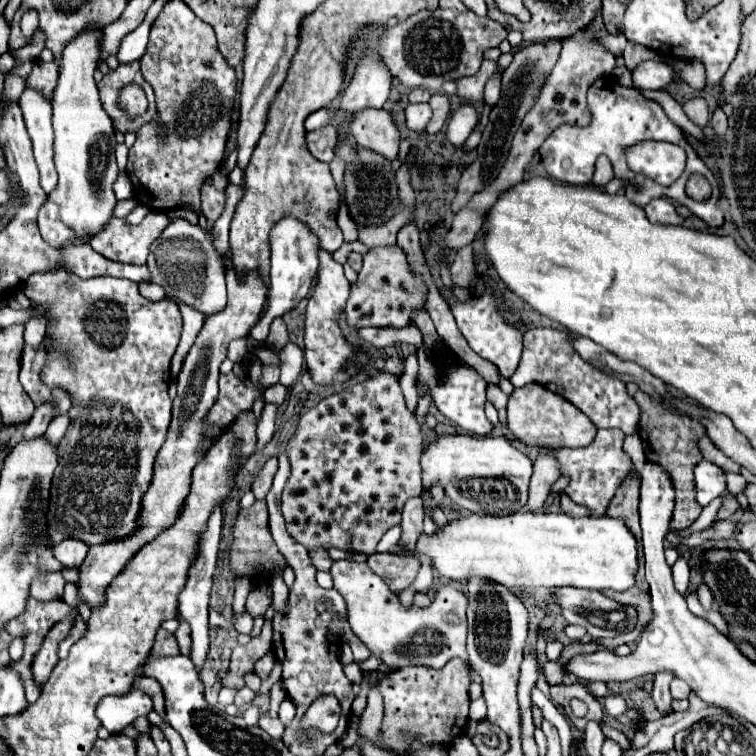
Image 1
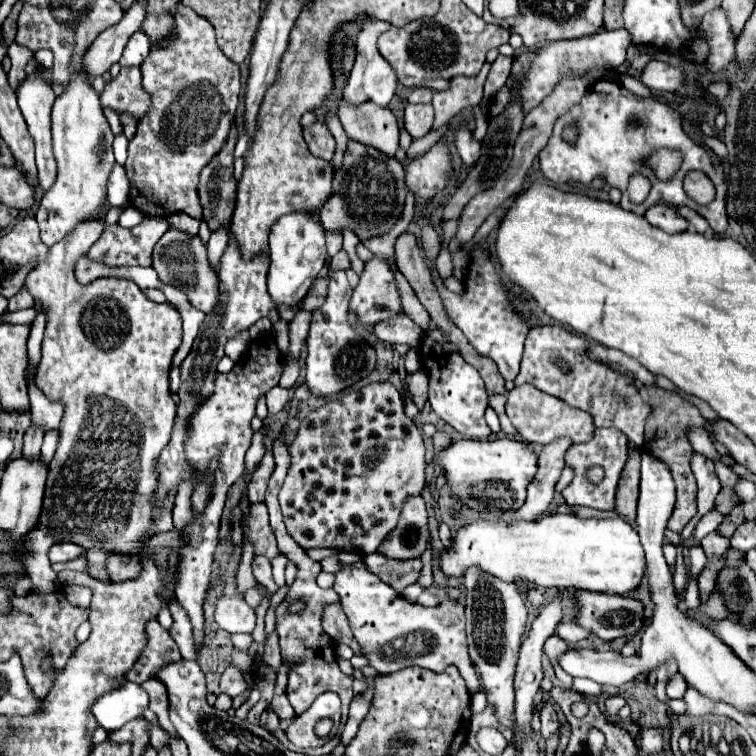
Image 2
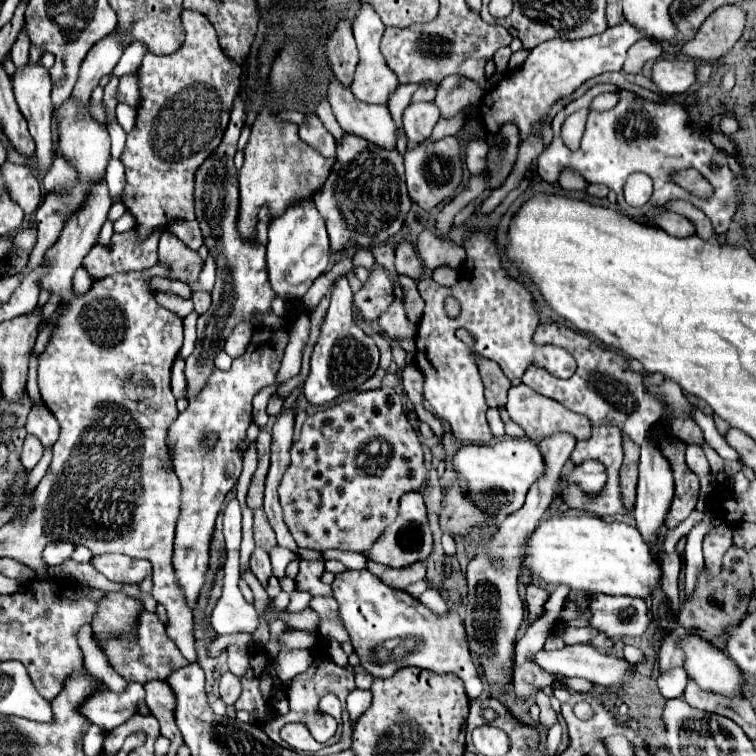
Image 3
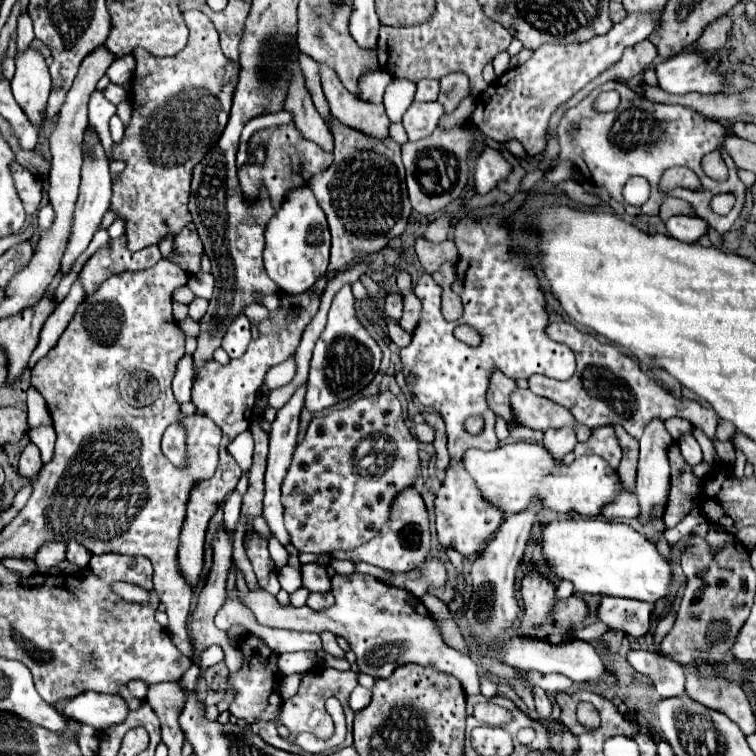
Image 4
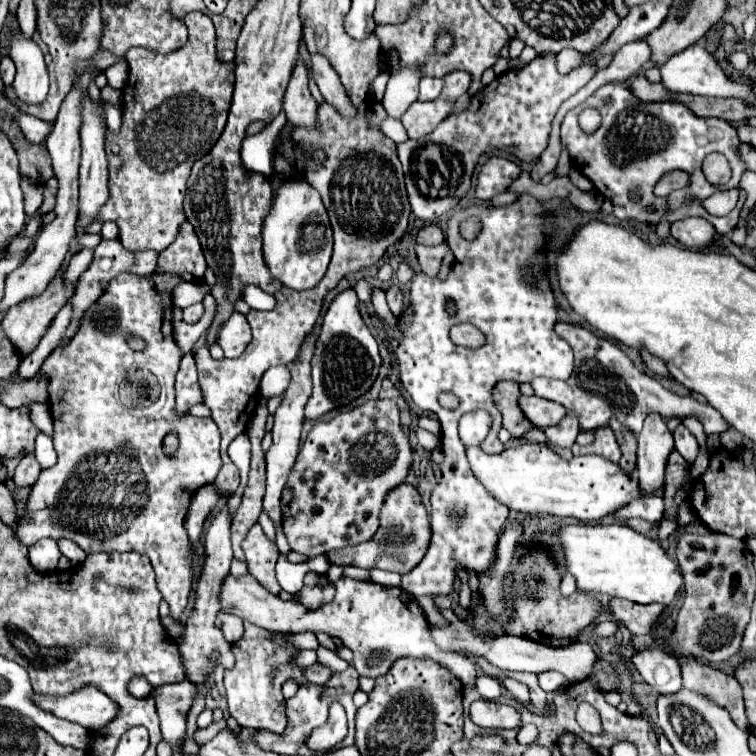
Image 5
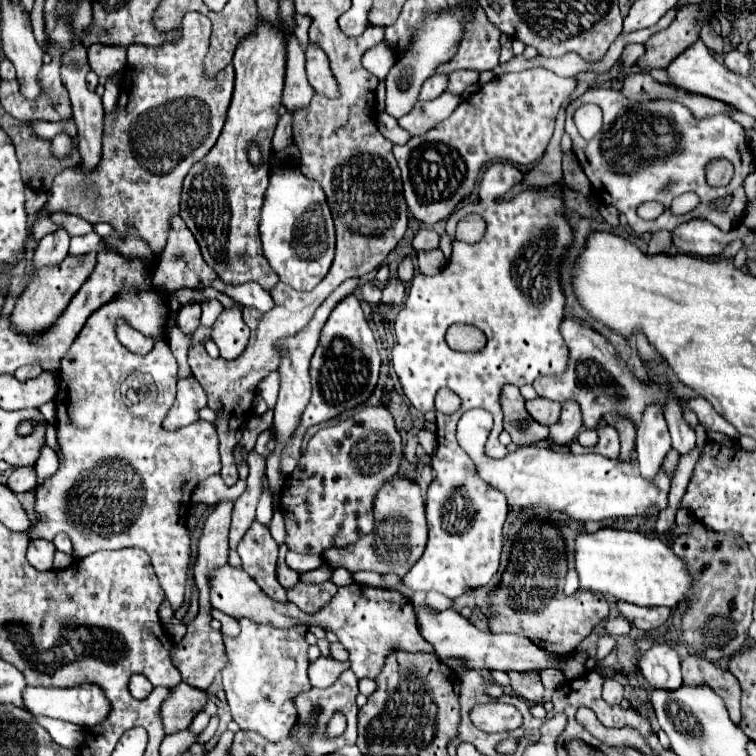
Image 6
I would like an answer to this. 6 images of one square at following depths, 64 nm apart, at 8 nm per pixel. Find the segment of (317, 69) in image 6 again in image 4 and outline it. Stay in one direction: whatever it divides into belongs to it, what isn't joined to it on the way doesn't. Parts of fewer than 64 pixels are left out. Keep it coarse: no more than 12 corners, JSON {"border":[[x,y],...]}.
{"border":[[320,66],[322,90],[334,118],[374,138],[388,136],[382,104],[354,98],[336,72]]}

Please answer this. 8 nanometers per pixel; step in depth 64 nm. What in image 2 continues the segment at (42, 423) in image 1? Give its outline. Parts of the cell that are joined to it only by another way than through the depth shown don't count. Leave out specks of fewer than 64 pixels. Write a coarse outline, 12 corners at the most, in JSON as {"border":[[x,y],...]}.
{"border":[[28,428],[22,456],[28,462],[40,458],[42,430]]}

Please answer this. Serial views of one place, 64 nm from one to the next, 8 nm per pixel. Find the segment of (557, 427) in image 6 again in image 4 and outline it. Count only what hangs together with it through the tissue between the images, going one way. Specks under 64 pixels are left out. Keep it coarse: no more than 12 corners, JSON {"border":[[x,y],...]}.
{"border":[[548,428],[544,448],[556,460],[576,446],[574,428]]}

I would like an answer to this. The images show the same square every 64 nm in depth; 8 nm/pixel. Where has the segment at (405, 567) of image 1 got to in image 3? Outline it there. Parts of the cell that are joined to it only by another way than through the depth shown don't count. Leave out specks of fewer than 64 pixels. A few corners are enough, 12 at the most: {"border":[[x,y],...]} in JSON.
{"border":[[368,562],[368,570],[384,584],[406,590],[424,580],[426,562],[390,568]]}

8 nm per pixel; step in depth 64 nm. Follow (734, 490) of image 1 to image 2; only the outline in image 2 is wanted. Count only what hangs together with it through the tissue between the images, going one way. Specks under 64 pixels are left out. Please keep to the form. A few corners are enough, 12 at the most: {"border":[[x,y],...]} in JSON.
{"border":[[714,460],[722,488],[734,488],[738,476],[722,460]]}

